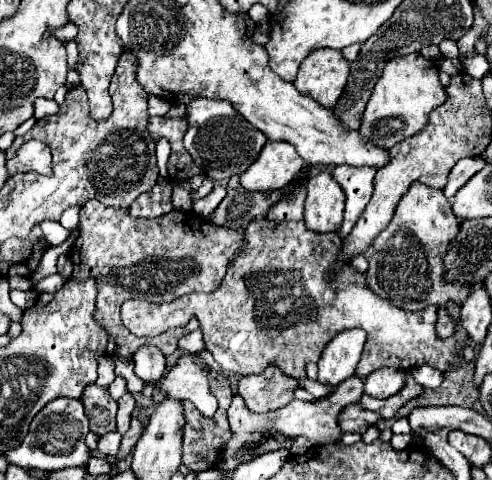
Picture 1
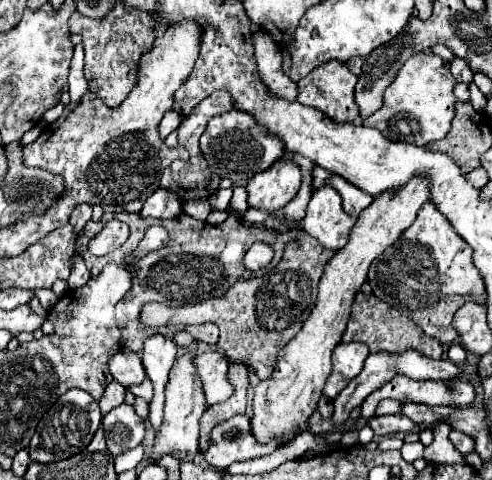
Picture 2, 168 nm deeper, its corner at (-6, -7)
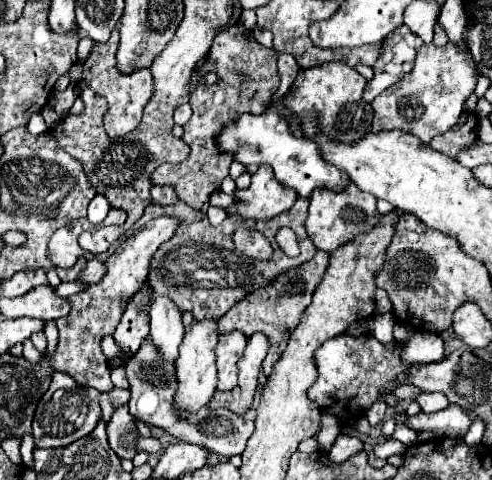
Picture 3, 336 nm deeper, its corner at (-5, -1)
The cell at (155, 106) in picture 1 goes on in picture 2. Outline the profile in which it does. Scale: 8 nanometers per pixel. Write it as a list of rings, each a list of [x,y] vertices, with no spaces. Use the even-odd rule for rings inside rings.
[[[170,111],[170,113],[166,113],[164,115],[164,119],[162,119],[162,123],[160,123],[160,129],[158,129],[158,133],[160,133],[160,137],[162,139],[166,139],[178,125],[180,125],[180,121],[182,121],[182,115],[178,115],[176,111]]]

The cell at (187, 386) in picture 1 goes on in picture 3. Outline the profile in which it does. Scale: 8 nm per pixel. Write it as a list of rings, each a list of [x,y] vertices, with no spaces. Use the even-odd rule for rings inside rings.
[[[231,331],[219,337],[215,355],[217,355],[217,371],[219,371],[219,391],[229,391],[237,385],[237,359],[243,355],[247,337],[241,331]]]

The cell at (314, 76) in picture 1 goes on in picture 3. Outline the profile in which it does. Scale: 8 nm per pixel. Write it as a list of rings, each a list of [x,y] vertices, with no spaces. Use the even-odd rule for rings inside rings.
[[[335,61],[335,63],[323,63],[319,67],[303,69],[301,73],[299,73],[299,79],[295,81],[295,85],[283,97],[283,103],[301,117],[305,135],[323,131],[325,135],[329,135],[335,141],[349,143],[349,141],[359,139],[365,131],[371,129],[373,109],[369,103],[365,103],[361,99],[363,87],[367,81],[353,67],[349,67],[341,61]],[[313,115],[317,115],[317,121],[313,119]]]

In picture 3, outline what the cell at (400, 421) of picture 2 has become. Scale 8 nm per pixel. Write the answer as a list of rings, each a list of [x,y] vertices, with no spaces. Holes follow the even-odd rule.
[[[449,405],[447,409],[429,413],[429,415],[423,411],[413,417],[405,413],[397,413],[393,415],[393,419],[395,419],[395,425],[407,425],[413,431],[429,431],[435,437],[463,437],[469,425],[473,423],[469,415],[457,405]]]

